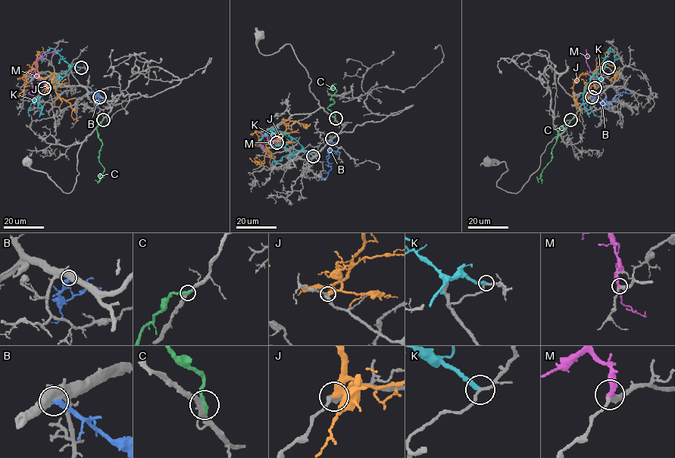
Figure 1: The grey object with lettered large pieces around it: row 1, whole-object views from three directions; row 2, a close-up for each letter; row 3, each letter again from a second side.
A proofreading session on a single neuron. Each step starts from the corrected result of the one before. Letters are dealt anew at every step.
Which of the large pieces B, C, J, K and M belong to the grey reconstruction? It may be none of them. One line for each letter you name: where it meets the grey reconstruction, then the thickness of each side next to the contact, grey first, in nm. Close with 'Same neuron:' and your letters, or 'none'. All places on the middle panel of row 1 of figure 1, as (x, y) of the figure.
M: contact (276, 142); calibres 320 and 360 nm
Same neuron: M

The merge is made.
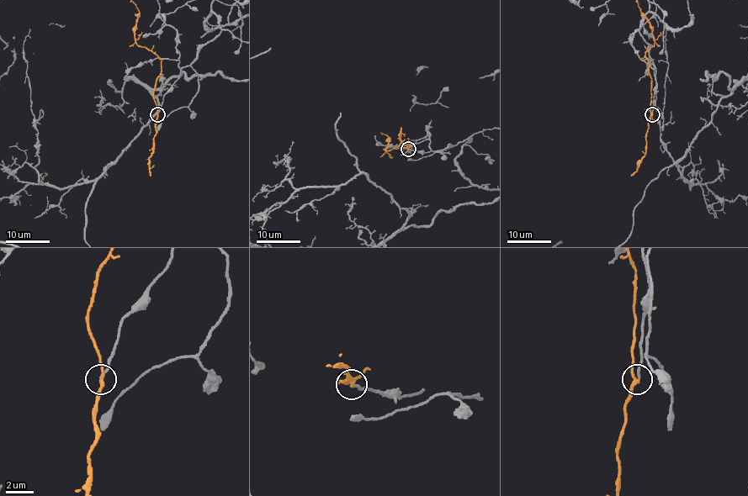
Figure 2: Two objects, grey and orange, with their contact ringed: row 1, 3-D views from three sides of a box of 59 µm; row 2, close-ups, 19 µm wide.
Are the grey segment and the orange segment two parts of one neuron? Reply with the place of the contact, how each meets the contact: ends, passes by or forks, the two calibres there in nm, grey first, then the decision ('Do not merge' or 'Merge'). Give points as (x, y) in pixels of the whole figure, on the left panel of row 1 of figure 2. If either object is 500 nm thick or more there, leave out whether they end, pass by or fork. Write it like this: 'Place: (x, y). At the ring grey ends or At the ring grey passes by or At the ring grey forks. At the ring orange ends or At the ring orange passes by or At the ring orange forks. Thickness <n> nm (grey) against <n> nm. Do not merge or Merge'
Place: (157, 114). At the ring grey ends. At the ring orange passes by. Thickness 180 nm (grey) against 240 nm. Do not merge

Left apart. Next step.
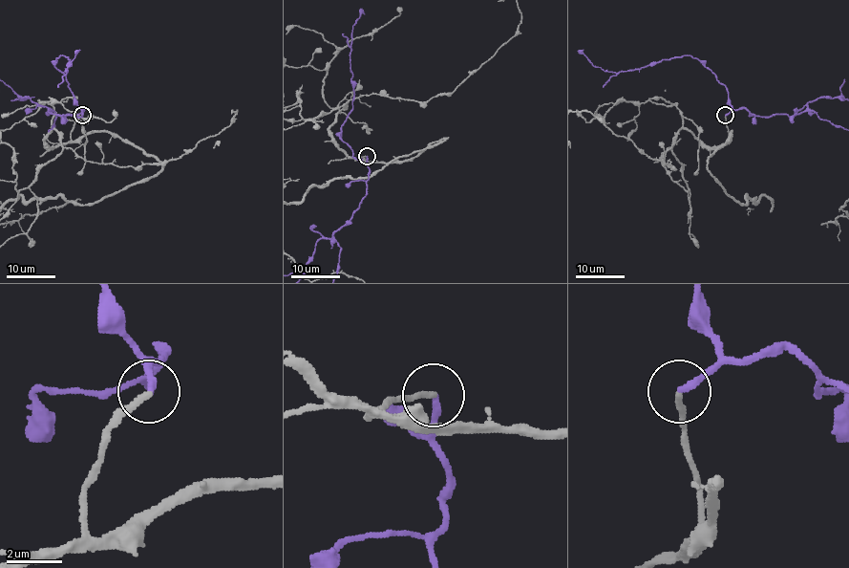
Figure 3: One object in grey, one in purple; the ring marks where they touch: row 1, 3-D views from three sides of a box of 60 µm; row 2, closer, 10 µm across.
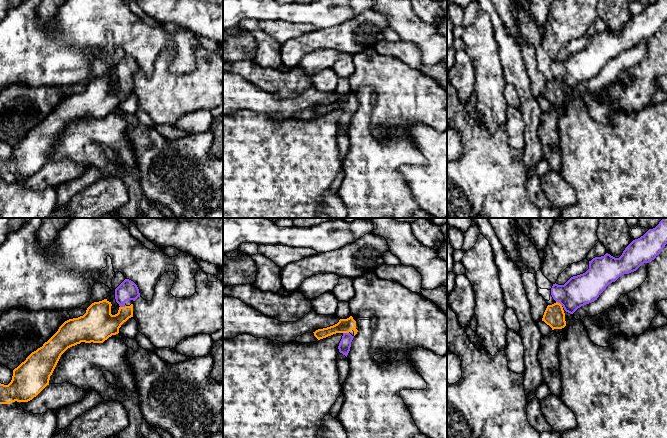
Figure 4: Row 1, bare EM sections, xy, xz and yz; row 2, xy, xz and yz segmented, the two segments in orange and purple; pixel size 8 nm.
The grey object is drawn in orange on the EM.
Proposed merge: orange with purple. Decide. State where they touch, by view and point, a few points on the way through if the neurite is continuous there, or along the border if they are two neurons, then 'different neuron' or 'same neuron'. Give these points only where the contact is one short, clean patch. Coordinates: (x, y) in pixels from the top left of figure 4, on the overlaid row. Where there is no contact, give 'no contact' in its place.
meets orange in yz at (559, 303); runs through yz (554, 316), (559, 303), (567, 295), (579, 290); same neuron

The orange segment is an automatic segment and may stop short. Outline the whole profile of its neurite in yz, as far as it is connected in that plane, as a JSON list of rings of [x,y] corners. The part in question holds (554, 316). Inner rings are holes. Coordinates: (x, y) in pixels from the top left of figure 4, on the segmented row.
[[[663,218],[655,228],[649,229],[643,236],[633,240],[619,258],[608,253],[593,258],[589,261],[589,269],[585,273],[571,277],[564,285],[553,284],[551,295],[556,302],[547,306],[542,321],[552,330],[564,328],[566,326],[565,311],[573,314],[581,306],[594,302],[609,284],[624,274],[636,271],[642,264],[654,260],[666,244],[667,218]]]

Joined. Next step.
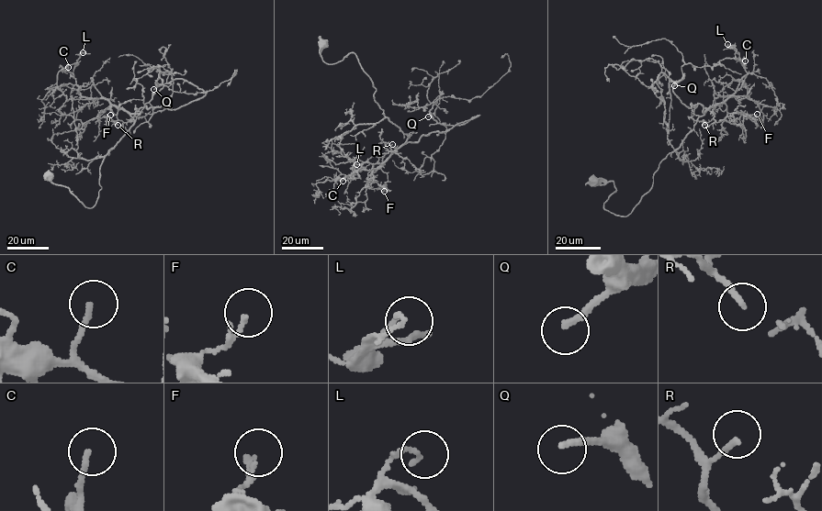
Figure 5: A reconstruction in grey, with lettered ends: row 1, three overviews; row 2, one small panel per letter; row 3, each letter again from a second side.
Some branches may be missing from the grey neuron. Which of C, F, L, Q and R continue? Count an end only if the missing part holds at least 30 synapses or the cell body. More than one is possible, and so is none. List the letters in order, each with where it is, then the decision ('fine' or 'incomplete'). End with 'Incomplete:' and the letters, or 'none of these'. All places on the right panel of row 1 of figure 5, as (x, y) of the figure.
C: (745, 61) | fine
F: (757, 114) | fine
L: (727, 44) | fine
Q: (674, 85) | incomplete
R: (704, 125) | fine
Incomplete: Q

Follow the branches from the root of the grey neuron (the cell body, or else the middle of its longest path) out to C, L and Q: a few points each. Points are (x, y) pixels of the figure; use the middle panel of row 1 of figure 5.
C: (321, 43), (327, 63), (355, 55), (376, 89), (374, 100), (408, 136), (377, 168), (357, 170), (343, 181)
L: (321, 43), (327, 63), (355, 55), (374, 100), (408, 136), (381, 165), (357, 170), (349, 182), (356, 164)
Q: (321, 43), (327, 63), (355, 55), (405, 142), (478, 115), (456, 126), (428, 116)

